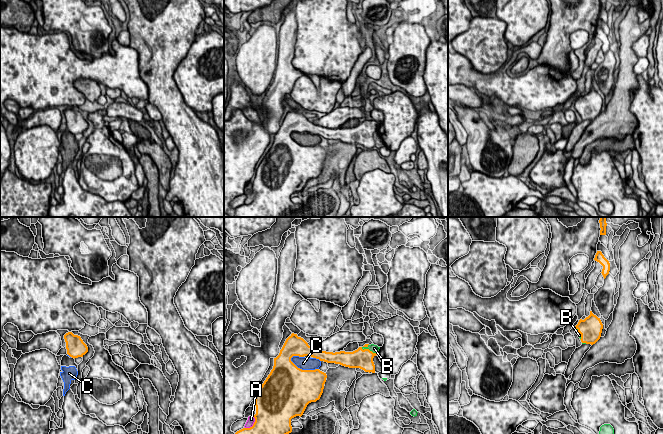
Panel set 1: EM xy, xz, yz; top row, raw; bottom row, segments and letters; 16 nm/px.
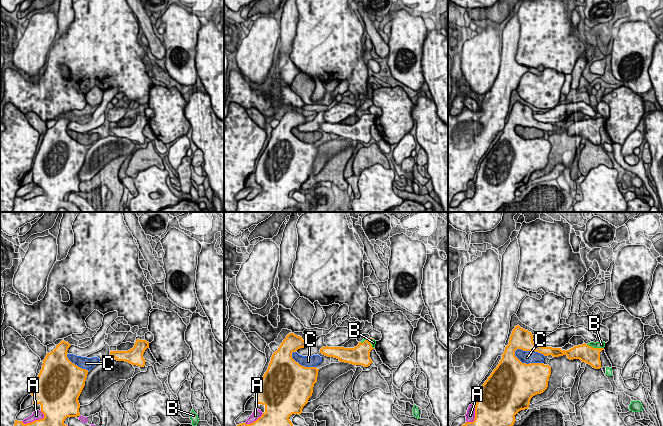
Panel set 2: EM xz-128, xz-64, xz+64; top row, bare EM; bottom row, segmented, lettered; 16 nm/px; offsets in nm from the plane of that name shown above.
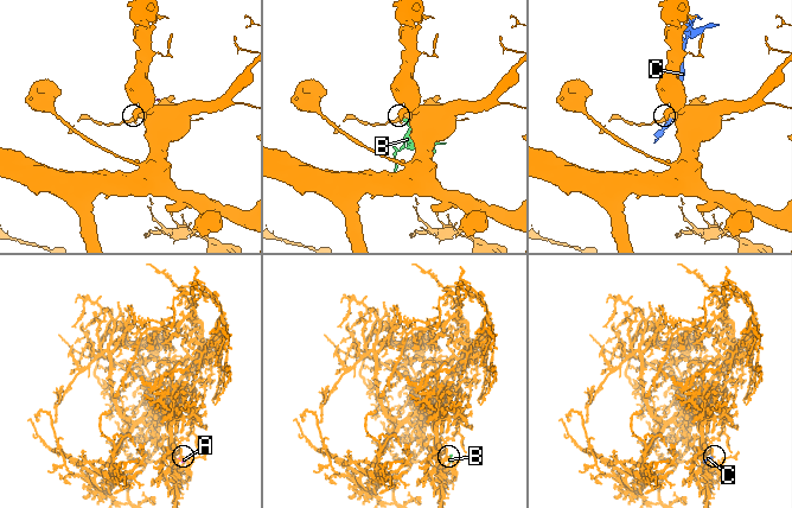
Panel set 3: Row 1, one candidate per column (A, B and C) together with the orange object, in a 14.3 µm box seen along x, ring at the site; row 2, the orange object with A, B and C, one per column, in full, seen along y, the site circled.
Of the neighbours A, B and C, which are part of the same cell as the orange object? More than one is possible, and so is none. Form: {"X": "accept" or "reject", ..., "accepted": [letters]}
{"A": "reject", "B": "accept", "C": "reject", "accepted": ["B"]}

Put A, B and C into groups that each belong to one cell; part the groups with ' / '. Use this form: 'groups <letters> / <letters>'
groups A / B / C

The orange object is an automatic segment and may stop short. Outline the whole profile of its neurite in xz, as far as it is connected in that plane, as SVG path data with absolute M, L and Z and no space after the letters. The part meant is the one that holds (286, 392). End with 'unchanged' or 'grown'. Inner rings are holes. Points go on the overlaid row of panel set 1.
M292 333L274 358L273 369L255 395L253 426L235 434L289 434L292 432L291 419L301 417L309 403L320 399L326 373L319 369L298 368L291 361L293 356L311 356L327 363L375 373L373 358L379 349L377 345L365 344L353 352L326 352L309 346L303 338Z; grown

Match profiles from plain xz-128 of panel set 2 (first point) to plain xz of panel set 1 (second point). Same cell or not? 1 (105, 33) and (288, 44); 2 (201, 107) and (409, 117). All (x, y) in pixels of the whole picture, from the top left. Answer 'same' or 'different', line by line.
1: different
2: different

